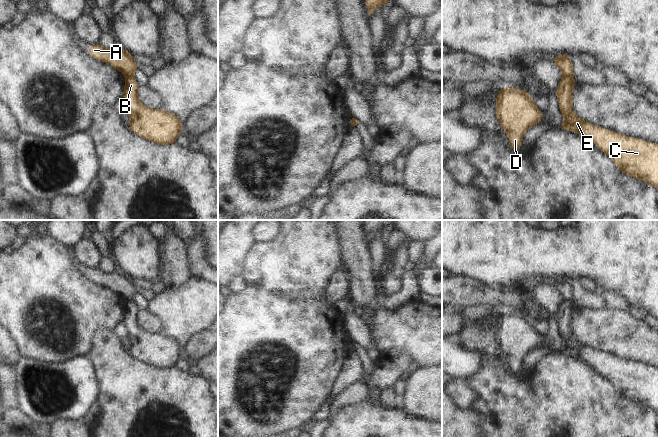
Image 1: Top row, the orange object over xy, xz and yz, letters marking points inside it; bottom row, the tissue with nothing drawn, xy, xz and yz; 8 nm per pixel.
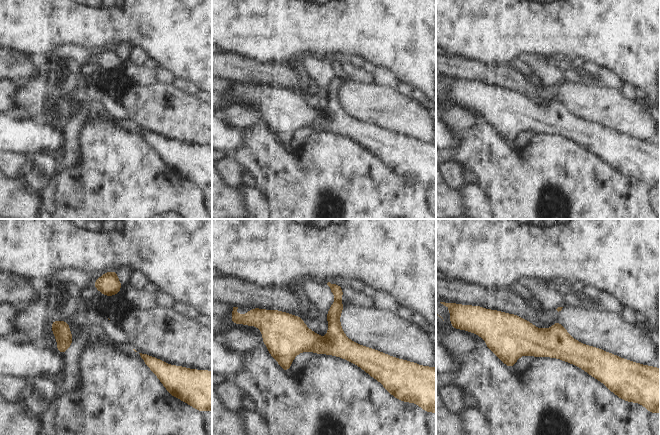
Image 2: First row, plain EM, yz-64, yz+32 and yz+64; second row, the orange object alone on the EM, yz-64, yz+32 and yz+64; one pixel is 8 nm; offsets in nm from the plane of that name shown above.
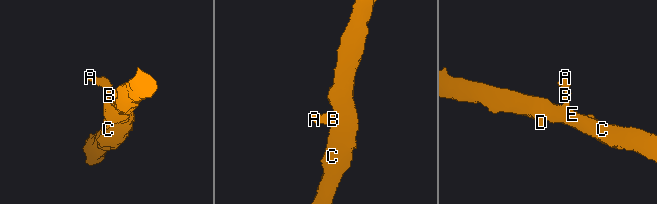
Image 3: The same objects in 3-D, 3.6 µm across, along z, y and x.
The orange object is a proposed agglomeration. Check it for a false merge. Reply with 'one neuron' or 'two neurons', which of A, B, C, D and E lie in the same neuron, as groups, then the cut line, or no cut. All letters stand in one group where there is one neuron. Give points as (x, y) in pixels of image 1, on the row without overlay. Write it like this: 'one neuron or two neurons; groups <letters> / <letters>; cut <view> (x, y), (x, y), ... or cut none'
two neurons; groups A / B C D E; cut yz (572, 299), (564, 300)

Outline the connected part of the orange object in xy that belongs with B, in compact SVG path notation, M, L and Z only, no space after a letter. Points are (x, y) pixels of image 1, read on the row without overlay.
M128 300L123 315L123 323L130 341L128 351L140 361L158 368L175 367L183 351L179 341L164 333L154 334L143 329L138 323L138 313L137 305Z

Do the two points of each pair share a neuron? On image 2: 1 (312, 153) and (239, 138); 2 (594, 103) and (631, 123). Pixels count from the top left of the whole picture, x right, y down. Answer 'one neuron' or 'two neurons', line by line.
1: two neurons
2: one neuron

